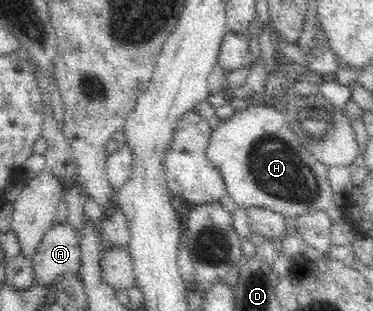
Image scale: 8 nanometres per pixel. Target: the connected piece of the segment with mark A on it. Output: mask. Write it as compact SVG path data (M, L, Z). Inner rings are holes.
M60 219L44 234L31 257L36 286L54 286L63 275L78 275L81 243L67 220ZM62 220L62 222L61 222Z

